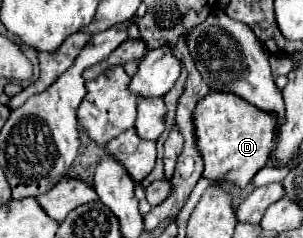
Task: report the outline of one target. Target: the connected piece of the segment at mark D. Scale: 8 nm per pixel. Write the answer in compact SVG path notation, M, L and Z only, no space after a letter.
M211 92L201 98L193 112L193 126L197 148L205 164L203 176L207 180L225 180L239 188L245 188L269 160L275 138L273 118L269 118L269 114L261 114L261 110L257 110L255 106L241 102L241 98L237 98L235 94Z

